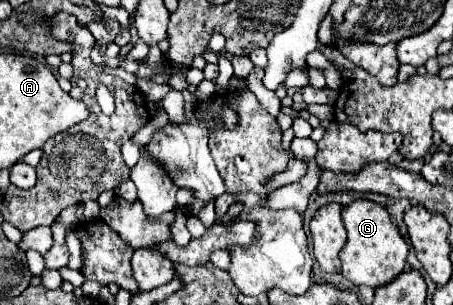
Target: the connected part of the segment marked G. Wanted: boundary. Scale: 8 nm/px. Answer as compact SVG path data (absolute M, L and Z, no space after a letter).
M355 200L347 208L343 208L341 218L347 230L347 244L339 258L343 262L341 274L347 280L351 280L357 286L365 284L371 288L379 288L403 272L409 246L401 238L399 228L393 224L389 212L383 206L371 200Z

